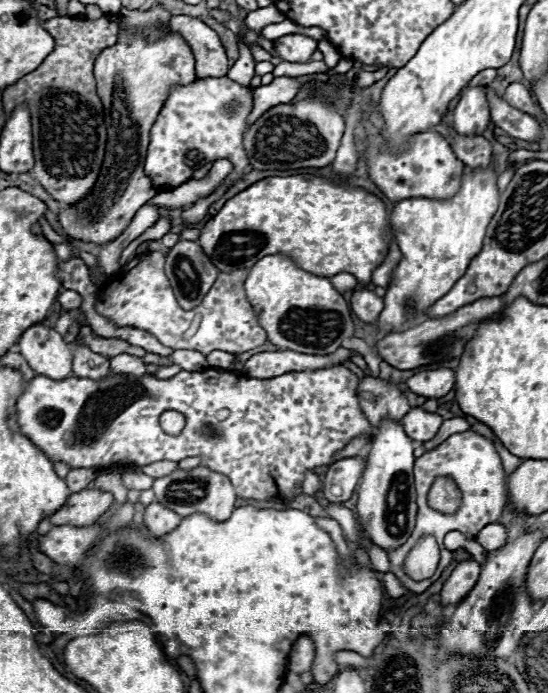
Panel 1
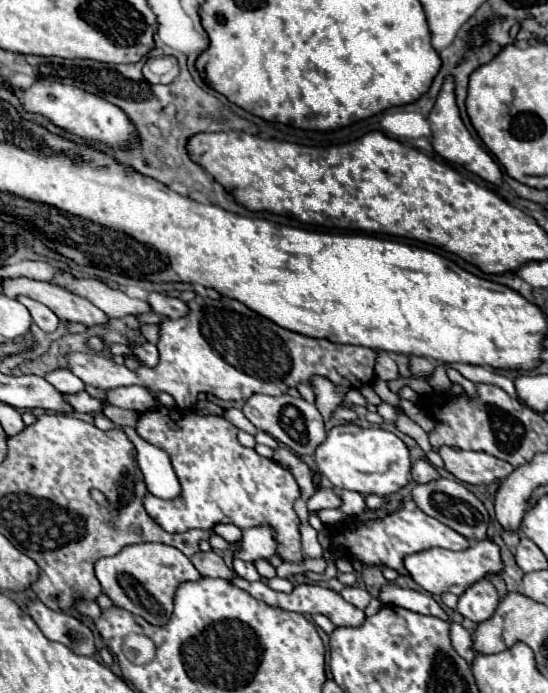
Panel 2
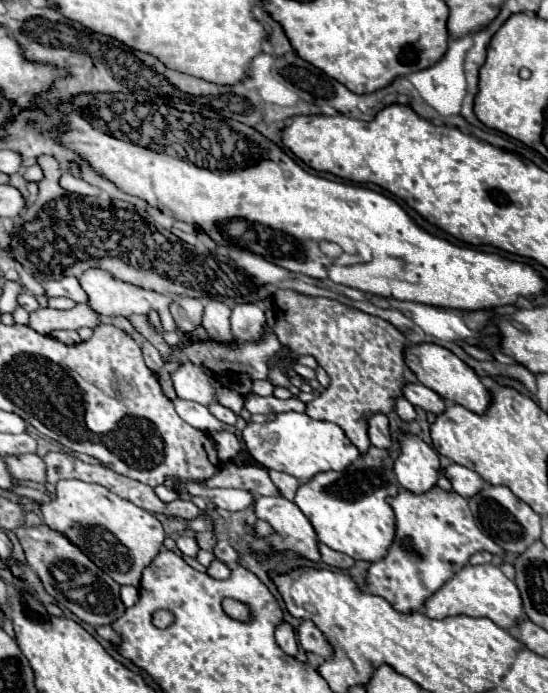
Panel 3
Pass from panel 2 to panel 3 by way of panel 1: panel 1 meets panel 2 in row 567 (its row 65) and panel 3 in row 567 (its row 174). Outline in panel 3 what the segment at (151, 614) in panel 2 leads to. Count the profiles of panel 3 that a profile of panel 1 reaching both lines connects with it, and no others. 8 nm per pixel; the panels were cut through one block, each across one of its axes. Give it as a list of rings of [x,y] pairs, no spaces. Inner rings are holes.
[[[82,480],[56,482],[56,494],[50,502],[40,502],[40,514],[50,530],[64,534],[100,570],[122,586],[140,584],[142,570],[156,558],[166,538],[162,524],[150,512],[116,496],[100,484]]]

